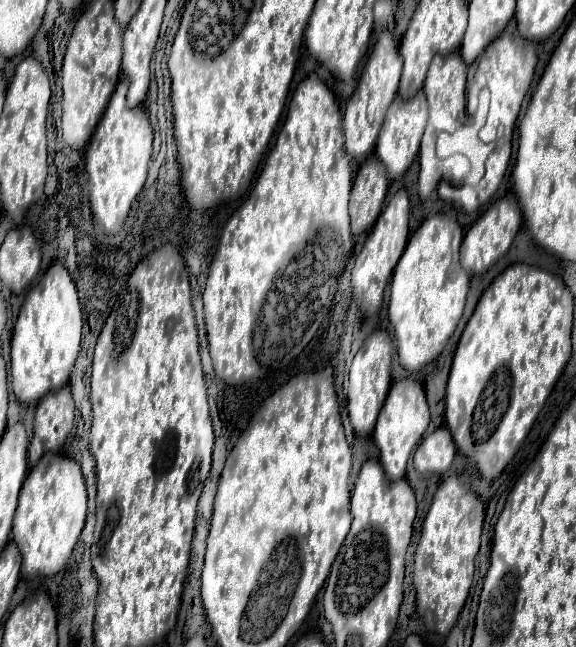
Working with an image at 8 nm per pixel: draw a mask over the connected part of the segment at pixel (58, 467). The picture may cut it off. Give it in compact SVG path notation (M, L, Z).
M44 455L44 459L40 459L40 463L30 469L24 481L12 524L12 539L22 553L22 577L30 577L30 575L52 577L60 569L64 569L82 533L84 519L86 519L86 485L80 465L64 455Z

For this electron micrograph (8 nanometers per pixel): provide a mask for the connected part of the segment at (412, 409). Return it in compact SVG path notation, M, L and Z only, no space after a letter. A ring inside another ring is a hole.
M412 379L396 381L390 387L388 399L378 415L376 429L372 435L376 447L380 449L380 463L388 475L388 481L396 481L406 475L406 463L408 463L412 451L418 447L424 431L428 429L428 423L430 423L430 411L428 411L428 403L426 403L424 385L418 381L412 381Z

